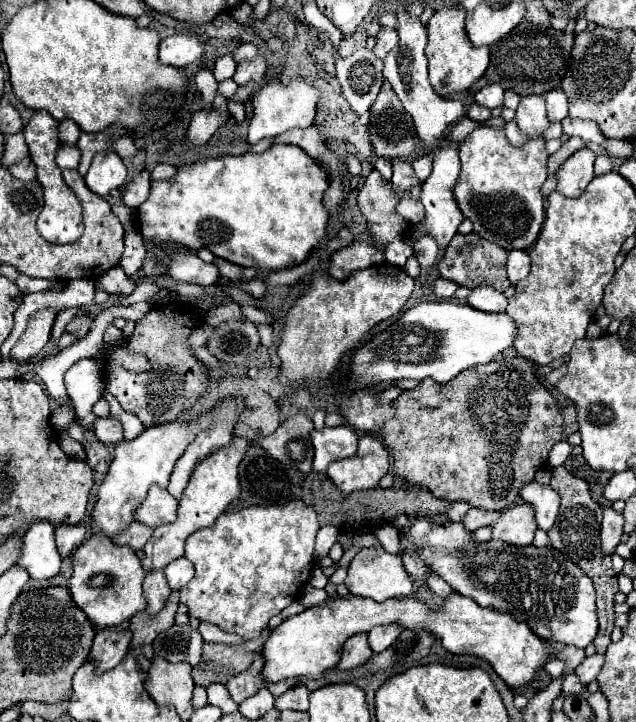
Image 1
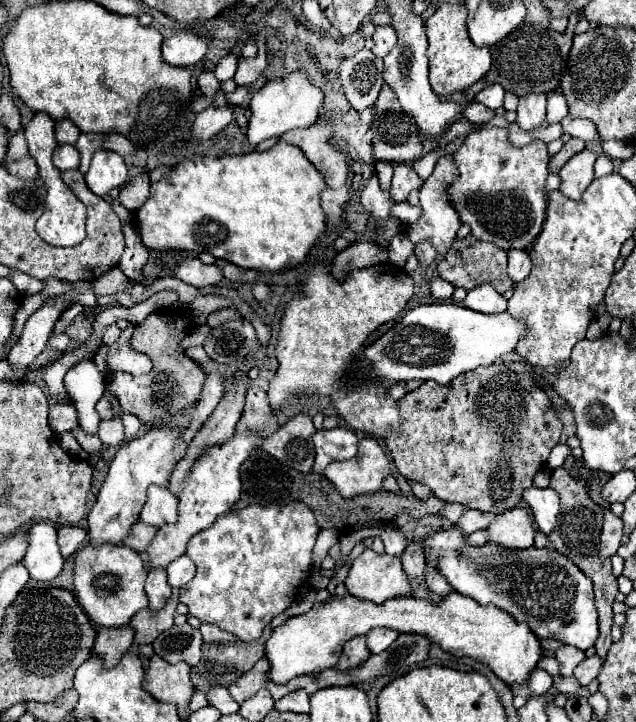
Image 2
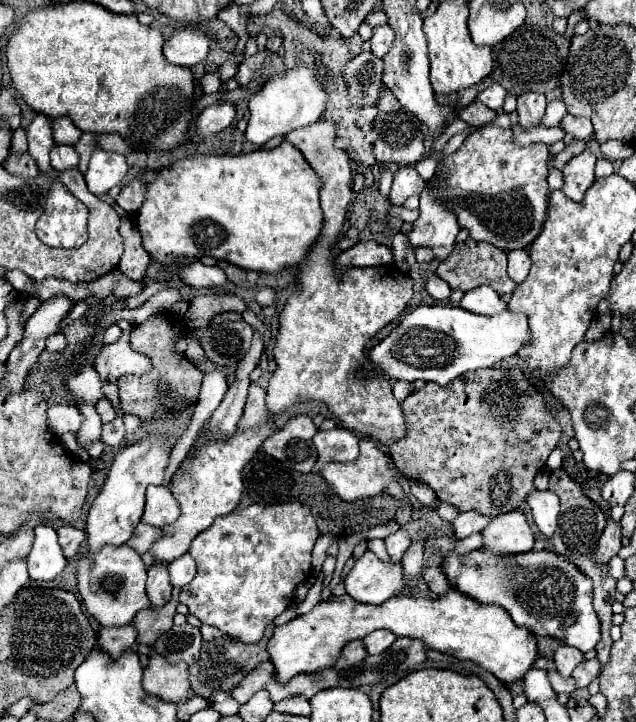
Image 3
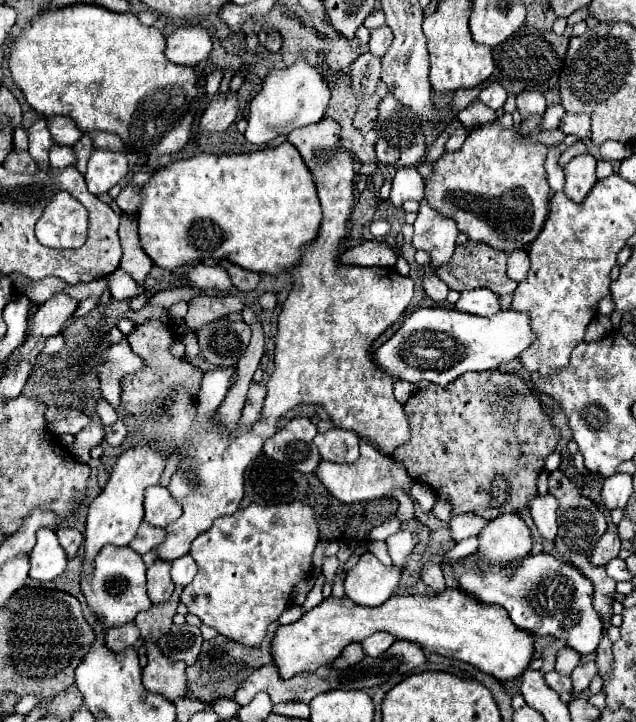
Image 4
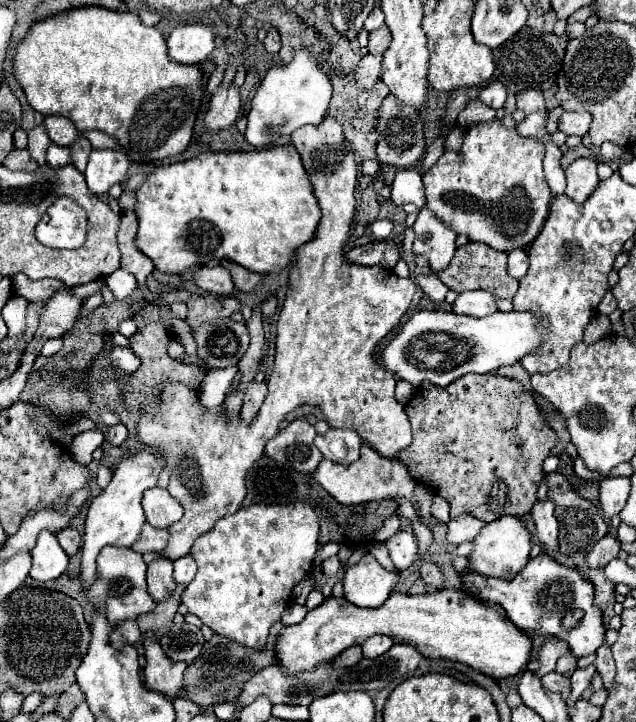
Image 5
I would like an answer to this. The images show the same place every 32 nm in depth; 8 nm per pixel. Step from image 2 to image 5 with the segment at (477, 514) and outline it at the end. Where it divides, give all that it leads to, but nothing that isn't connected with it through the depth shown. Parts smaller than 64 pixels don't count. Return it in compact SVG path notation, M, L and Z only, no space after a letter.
M462 514L456 520L448 522L448 542L452 546L458 546L462 542L474 540L482 528L484 528L482 520L472 518L472 514Z

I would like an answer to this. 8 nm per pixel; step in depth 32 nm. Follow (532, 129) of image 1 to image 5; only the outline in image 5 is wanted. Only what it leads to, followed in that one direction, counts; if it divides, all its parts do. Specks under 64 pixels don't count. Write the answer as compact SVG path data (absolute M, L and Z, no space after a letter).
M522 90L520 94L516 94L516 106L526 116L532 112L546 110L544 108L544 96L542 96L542 92L536 92L536 90Z

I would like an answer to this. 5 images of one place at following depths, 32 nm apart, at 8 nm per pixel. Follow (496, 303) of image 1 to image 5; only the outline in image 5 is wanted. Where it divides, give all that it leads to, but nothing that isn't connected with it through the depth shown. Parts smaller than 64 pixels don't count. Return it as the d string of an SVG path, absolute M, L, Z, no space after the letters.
M472 290L472 292L460 292L458 300L452 306L454 312L466 314L466 316L490 316L498 312L496 298L486 290Z

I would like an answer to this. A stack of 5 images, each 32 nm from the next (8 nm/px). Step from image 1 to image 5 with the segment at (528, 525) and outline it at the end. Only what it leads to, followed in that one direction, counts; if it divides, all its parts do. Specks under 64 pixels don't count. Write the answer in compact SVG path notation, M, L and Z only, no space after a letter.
M502 516L500 520L488 522L480 530L480 534L476 536L474 552L468 556L468 560L472 564L472 570L478 572L478 574L498 576L498 578L510 580L528 562L530 548L532 548L532 538L530 538L530 532L526 530L524 522L520 518L516 518L516 516Z

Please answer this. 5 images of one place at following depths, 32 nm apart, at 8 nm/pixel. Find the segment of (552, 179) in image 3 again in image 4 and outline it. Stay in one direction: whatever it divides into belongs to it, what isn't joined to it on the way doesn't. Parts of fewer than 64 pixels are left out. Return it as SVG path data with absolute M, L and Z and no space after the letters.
M548 148L548 154L545 160L545 170L547 182L550 186L550 189L554 192L563 191L565 186L565 175L563 168L558 166L558 158L561 152L556 148Z

